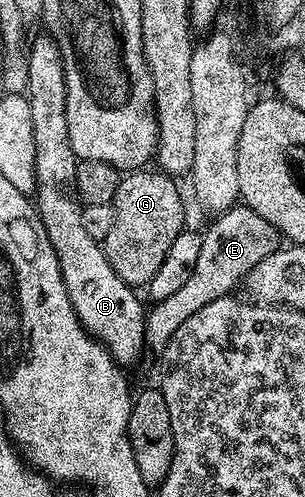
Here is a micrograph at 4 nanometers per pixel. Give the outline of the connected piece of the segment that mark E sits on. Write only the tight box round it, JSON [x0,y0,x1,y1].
[145,205,279,349]

